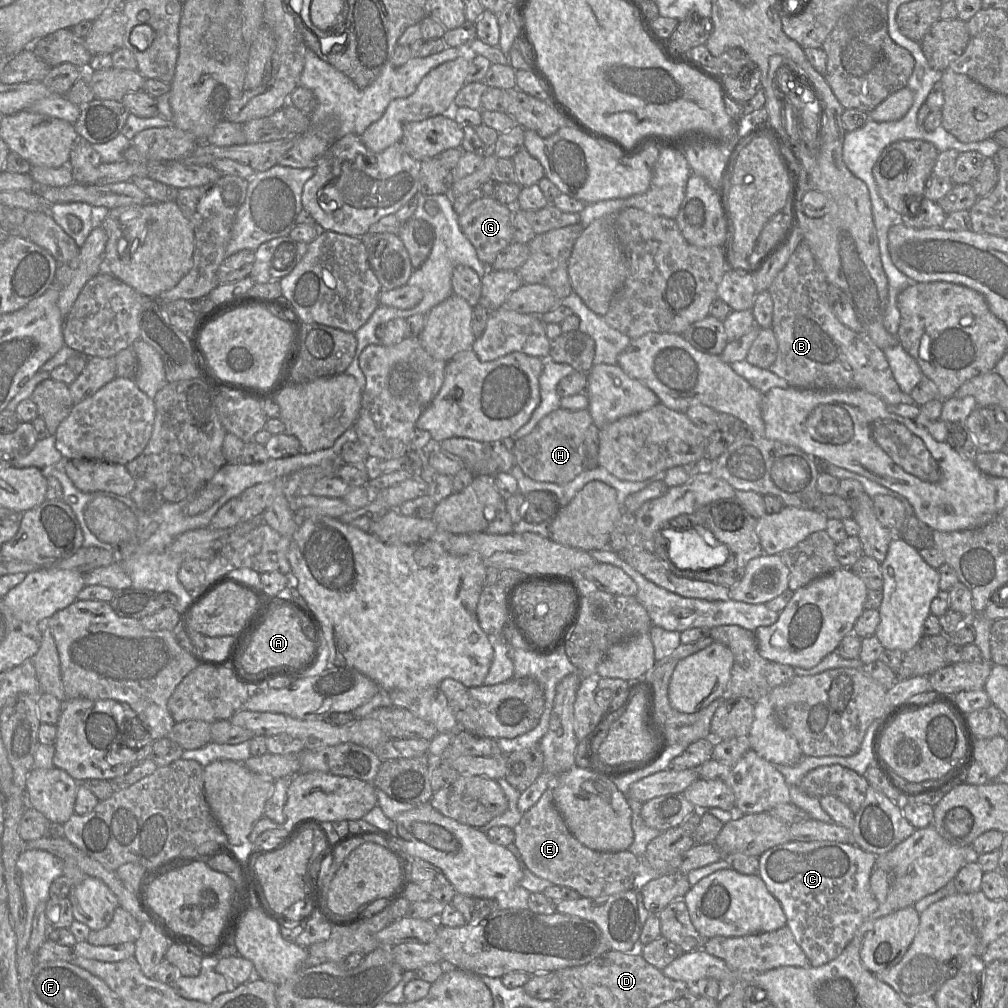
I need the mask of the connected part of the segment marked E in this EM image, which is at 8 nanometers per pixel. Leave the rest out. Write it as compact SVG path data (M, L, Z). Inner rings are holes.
M548 788L537 803L522 815L519 823L513 828L513 832L515 834L513 844L519 850L524 866L529 871L554 885L572 888L582 897L609 897L632 890L635 886L635 878L640 873L640 859L630 851L599 852L579 842L566 826L554 804L553 788Z

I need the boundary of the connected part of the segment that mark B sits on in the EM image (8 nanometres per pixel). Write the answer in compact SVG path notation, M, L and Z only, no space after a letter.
M802 240L768 290L773 301L771 329L778 343L777 357L769 370L792 387L860 389L878 396L887 405L902 404L903 392L883 350L867 334L857 333L838 320L828 301L828 286L808 244Z

